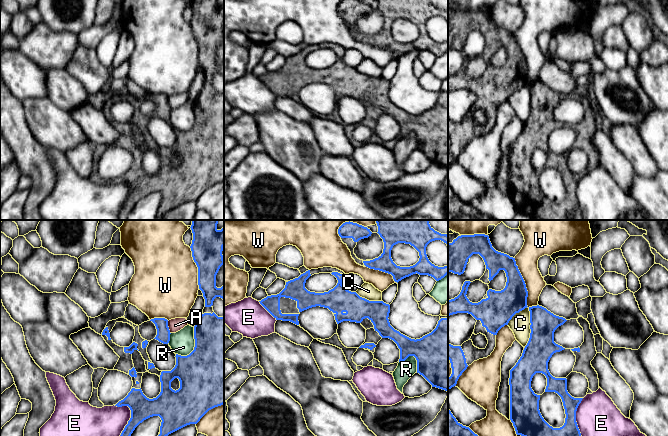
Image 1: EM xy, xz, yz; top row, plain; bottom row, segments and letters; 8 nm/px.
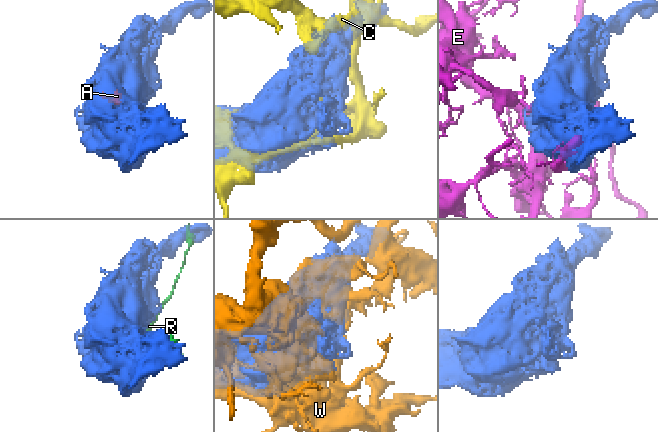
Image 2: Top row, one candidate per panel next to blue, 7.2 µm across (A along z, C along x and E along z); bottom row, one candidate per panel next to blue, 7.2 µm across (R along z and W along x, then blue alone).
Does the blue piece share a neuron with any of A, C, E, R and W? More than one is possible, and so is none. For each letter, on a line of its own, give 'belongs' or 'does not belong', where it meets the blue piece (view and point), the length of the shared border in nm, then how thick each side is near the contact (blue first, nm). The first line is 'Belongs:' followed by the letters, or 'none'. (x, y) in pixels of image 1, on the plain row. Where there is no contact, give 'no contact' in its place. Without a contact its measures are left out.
Belongs: none
A: does not belong; meets blue in xy at (168, 103); contact 110 nm long; 110 nm thick on the blue side, 110 nm on the other
C: does not belong; meets blue in yz at (530, 102); contact 320 nm long; 220 nm thick on the blue side, 160 nm on the other
E: does not belong; meets blue in xy at (127, 200); contact 320 nm long; 190 nm thick on the blue side, 360 nm on the other
R: does not belong; meets blue in xy at (194, 123); contact 260 nm long; 500 nm thick on the blue side, 190 nm on the other
W: does not belong; meets blue in yz at (525, 62); contact 440 nm long; 240 nm thick on the blue side, 180 nm on the other

